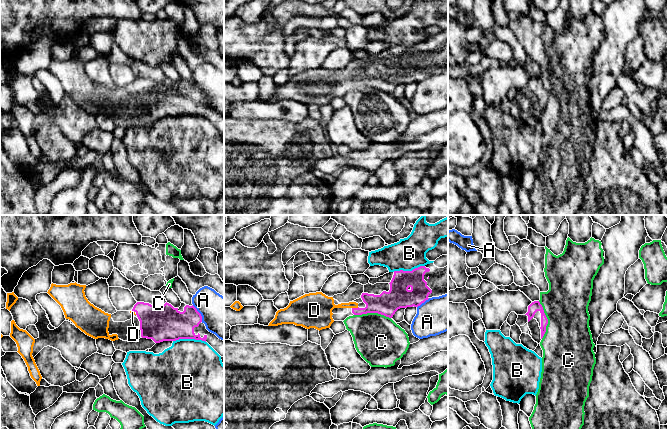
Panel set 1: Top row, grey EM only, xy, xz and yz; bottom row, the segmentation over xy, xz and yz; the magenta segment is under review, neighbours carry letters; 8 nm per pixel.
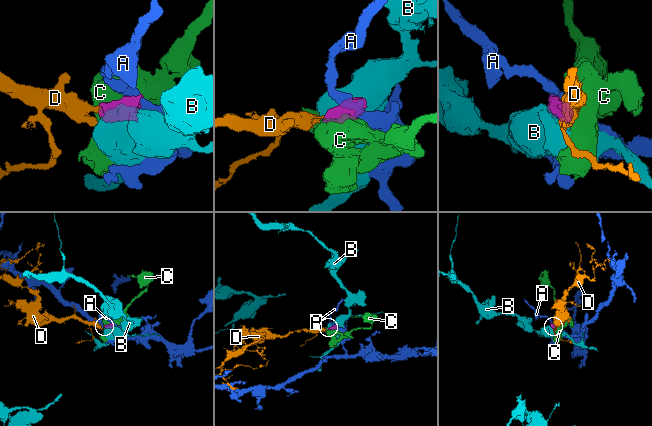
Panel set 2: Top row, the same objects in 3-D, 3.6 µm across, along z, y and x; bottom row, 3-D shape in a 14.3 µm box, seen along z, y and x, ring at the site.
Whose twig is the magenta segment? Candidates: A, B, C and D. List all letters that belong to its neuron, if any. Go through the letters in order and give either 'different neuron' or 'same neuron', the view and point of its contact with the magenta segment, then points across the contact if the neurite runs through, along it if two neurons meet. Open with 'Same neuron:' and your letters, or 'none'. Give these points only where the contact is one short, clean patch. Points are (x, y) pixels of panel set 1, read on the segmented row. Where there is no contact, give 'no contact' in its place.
Same neuron: D
A: different neuron; contact xy (199, 313)
B: different neuron; contact xy (189, 338)
C: different neuron; contact yz (547, 320); border yz (538, 301), (547, 319), (546, 331), (542, 338)
D: same neuron; contact xz (355, 308)

